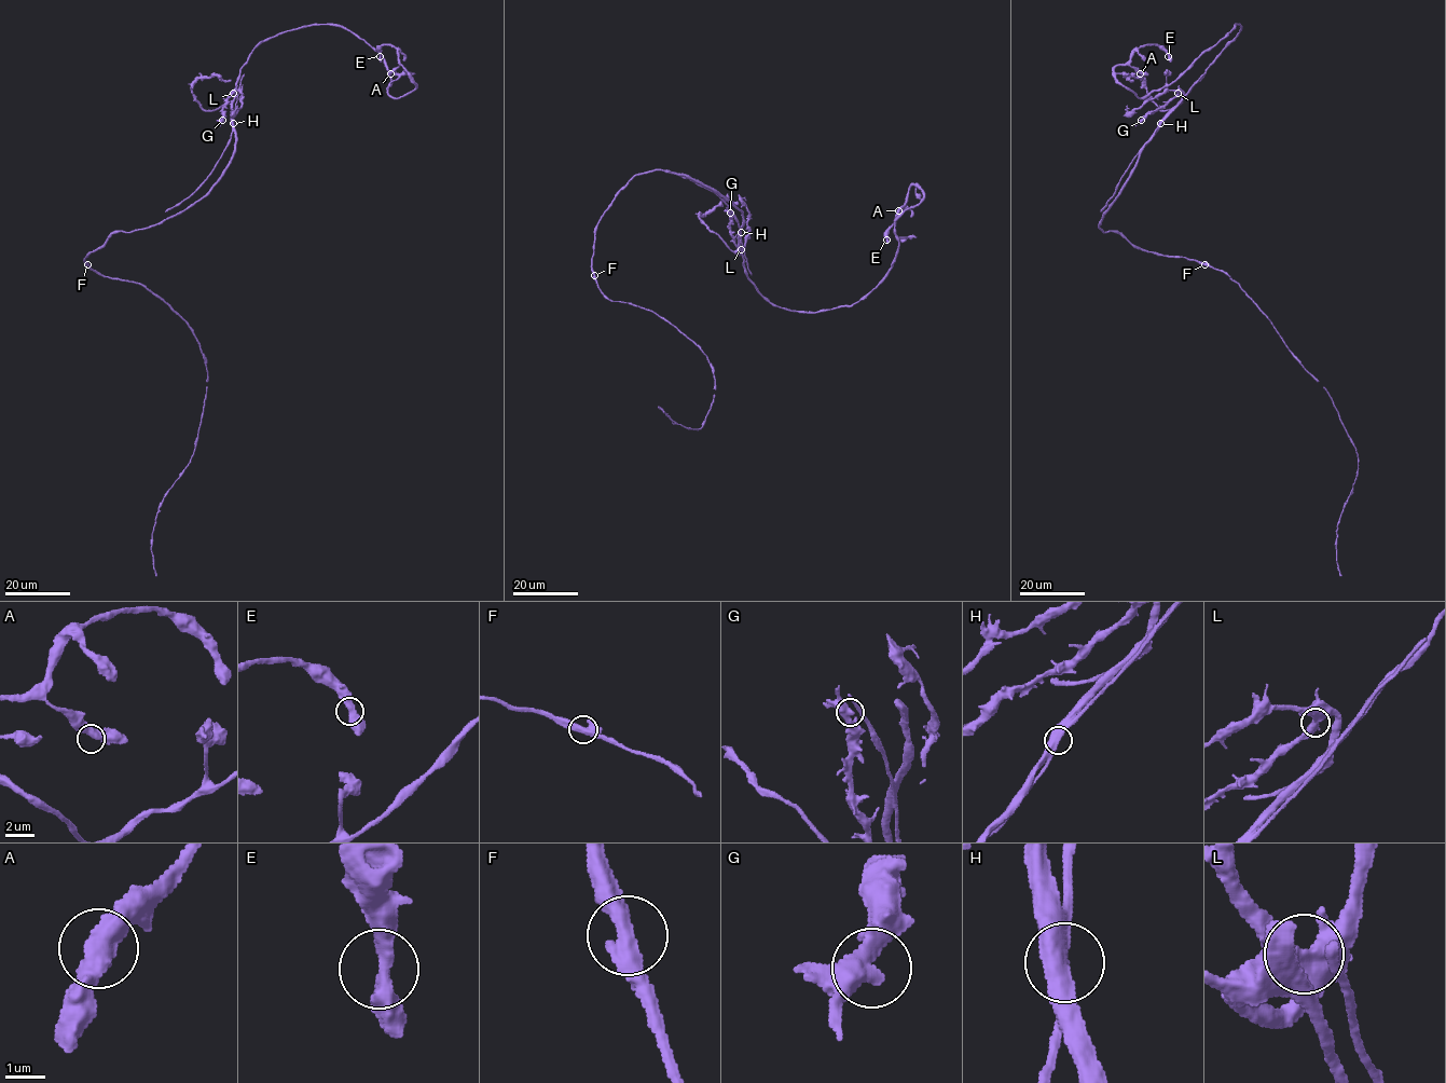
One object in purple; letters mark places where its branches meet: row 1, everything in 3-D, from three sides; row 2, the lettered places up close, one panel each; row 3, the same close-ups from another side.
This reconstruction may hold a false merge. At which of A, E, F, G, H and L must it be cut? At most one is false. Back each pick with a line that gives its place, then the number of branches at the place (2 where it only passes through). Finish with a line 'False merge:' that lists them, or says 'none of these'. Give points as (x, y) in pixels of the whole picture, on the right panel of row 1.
H: place (1160, 123); branches 2
False merge: H

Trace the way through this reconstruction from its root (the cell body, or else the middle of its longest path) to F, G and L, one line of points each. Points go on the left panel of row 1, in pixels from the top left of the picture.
F: (169, 217), (149, 228), (114, 231), (85, 258), (87, 263)
G: (169, 217), (198, 201), (229, 163), (235, 141), (229, 99), (232, 92), (223, 106), (222, 120)
L: (169, 217), (198, 201), (229, 163), (235, 141), (229, 99), (229, 95), (233, 93)

